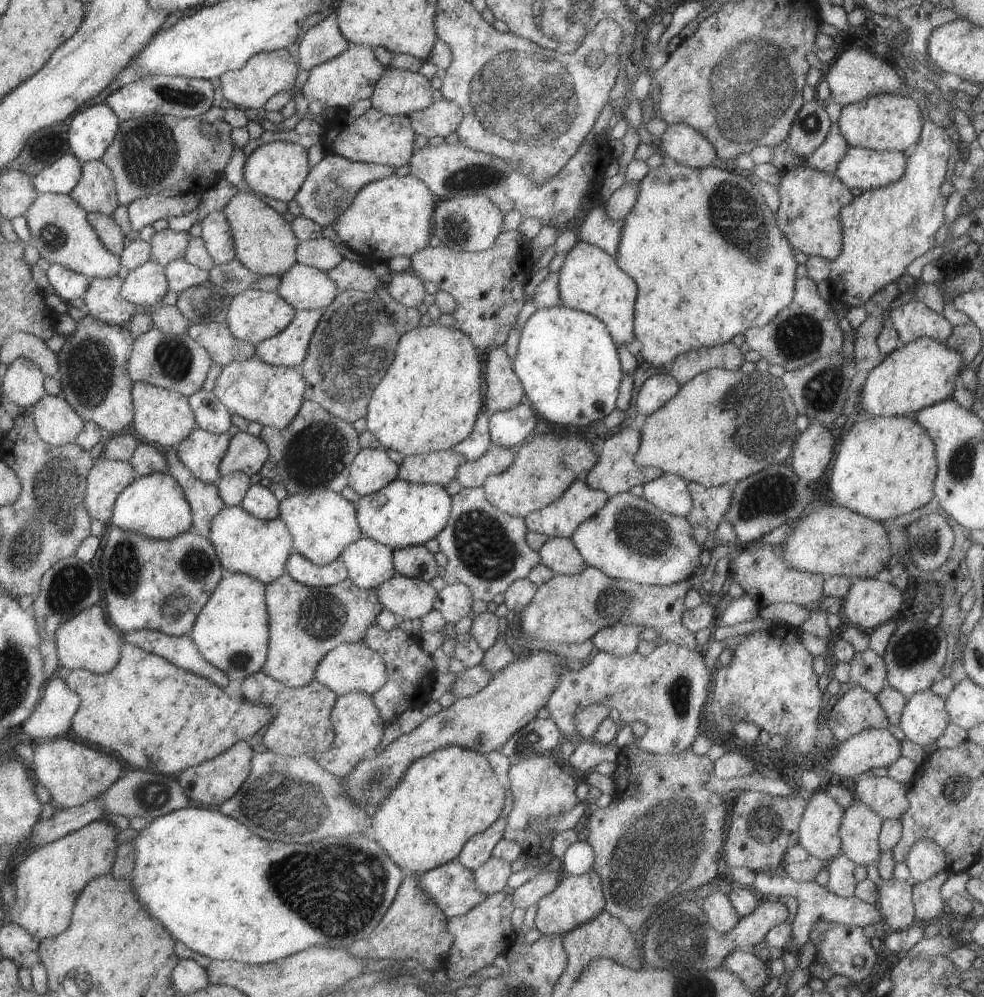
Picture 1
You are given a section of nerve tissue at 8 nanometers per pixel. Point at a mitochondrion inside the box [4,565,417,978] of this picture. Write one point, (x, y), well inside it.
(337, 890)

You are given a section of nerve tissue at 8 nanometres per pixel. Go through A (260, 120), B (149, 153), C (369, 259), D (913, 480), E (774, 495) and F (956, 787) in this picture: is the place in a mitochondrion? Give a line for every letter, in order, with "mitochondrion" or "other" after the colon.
A: other
B: mitochondrion
C: other
D: other
E: mitochondrion
F: mitochondrion

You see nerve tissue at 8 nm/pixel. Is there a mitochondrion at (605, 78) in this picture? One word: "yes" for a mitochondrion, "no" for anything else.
no

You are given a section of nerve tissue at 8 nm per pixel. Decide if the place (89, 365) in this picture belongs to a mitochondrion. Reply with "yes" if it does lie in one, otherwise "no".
yes

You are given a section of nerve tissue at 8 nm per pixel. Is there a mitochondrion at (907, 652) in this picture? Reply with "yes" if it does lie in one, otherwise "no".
yes

